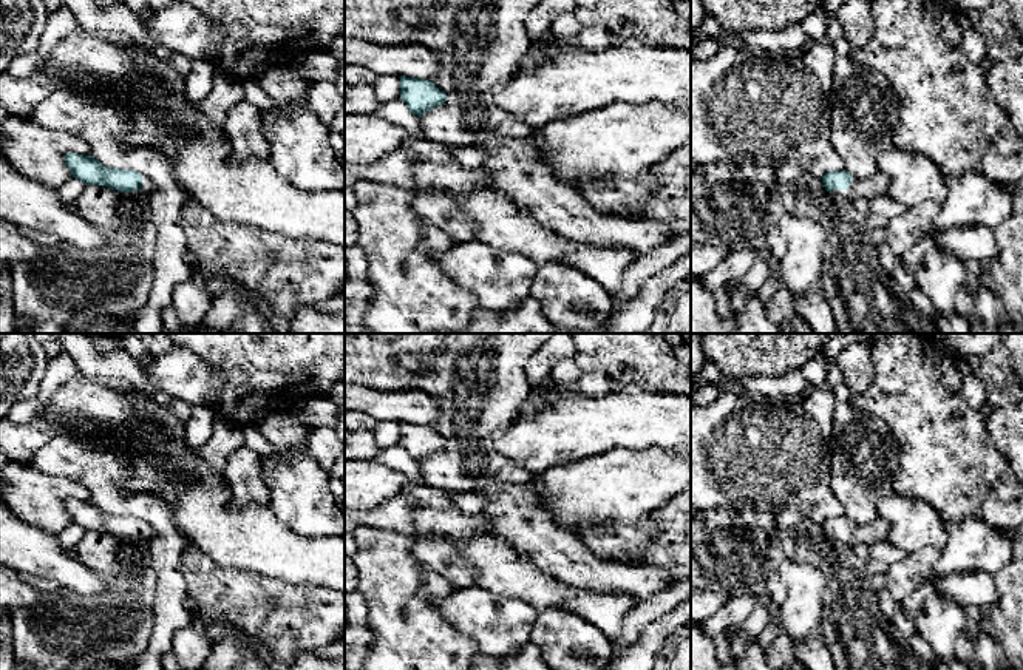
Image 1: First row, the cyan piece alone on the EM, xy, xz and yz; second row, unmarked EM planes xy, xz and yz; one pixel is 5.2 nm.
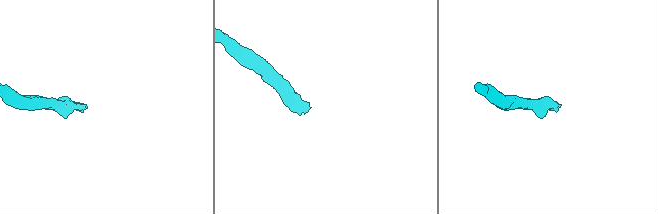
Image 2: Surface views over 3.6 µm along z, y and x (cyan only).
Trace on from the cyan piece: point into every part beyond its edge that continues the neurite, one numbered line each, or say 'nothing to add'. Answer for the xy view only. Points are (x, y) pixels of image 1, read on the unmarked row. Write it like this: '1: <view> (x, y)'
1: xy (147, 534)

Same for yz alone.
1: yz (875, 531)

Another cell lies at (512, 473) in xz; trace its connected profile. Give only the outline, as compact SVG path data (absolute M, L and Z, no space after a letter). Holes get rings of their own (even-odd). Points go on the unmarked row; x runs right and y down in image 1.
M508 460L498 474L499 482L510 485L530 485L533 475L513 460Z

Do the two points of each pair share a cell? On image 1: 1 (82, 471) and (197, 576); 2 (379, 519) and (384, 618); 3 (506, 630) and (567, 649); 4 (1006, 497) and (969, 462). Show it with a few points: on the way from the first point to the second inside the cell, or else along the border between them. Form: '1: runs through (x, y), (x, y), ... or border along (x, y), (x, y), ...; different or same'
1: border along (187, 544), (180, 562), (186, 592); different
2: border along (360, 524), (390, 527), (413, 538); different
3: border along (538, 612), (530, 636); different
4: border along (1006, 471), (988, 493), (980, 516); different

